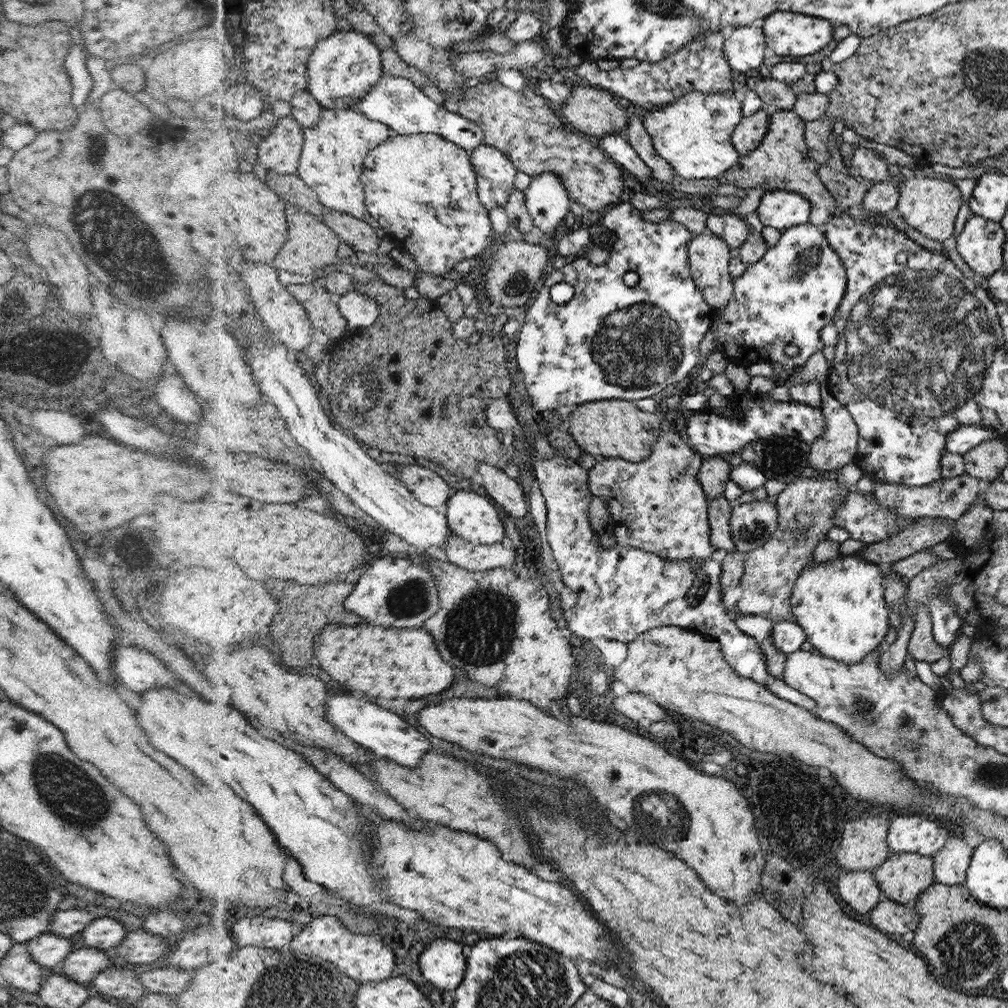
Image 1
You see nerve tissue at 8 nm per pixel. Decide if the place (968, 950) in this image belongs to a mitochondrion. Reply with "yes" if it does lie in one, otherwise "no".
yes

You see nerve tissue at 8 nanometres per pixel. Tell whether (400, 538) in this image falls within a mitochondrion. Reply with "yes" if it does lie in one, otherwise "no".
no

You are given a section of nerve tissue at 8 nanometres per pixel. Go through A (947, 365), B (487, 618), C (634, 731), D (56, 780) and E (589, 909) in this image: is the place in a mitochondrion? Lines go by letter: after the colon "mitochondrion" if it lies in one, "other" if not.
A: mitochondrion
B: mitochondrion
C: other
D: mitochondrion
E: other

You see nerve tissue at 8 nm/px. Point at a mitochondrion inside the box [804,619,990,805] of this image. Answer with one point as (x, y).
(860, 710)

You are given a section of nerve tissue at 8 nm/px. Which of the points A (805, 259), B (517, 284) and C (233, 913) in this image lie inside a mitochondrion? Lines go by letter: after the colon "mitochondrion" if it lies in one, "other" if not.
A: mitochondrion
B: mitochondrion
C: other

